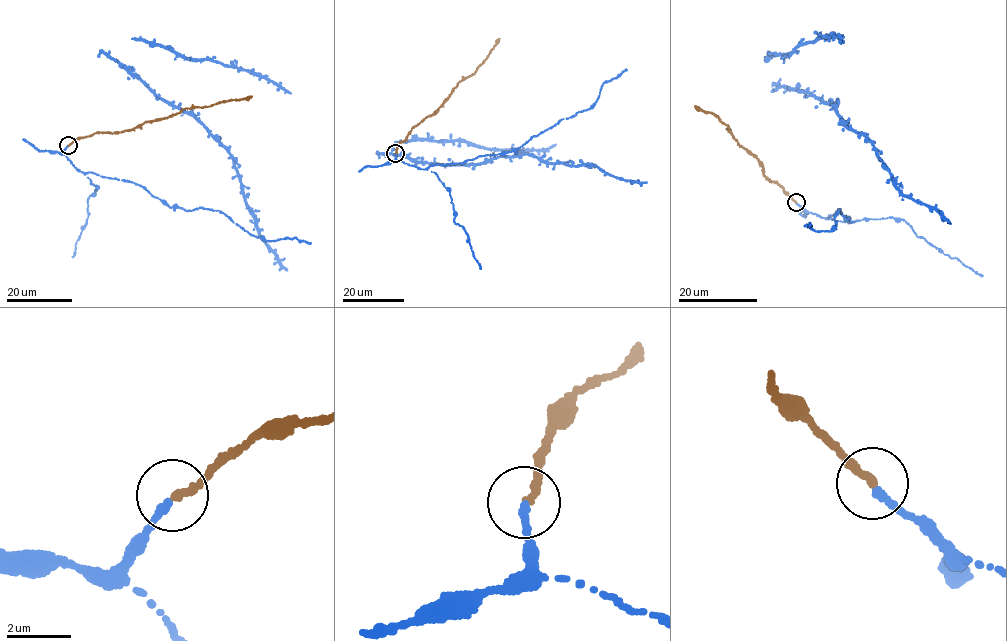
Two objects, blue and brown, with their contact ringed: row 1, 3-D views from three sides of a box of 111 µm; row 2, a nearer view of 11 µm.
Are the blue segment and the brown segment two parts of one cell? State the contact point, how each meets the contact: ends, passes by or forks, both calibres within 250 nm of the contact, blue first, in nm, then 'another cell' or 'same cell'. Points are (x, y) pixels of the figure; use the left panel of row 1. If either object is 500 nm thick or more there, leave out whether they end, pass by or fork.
(68, 145) | blue ends | brown ends | 280/280 nm | same cell

